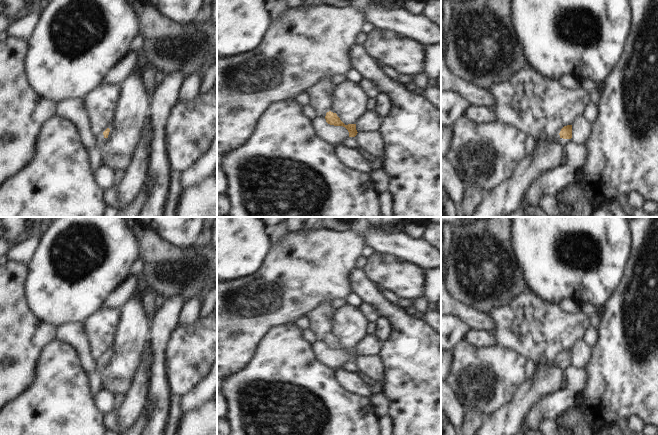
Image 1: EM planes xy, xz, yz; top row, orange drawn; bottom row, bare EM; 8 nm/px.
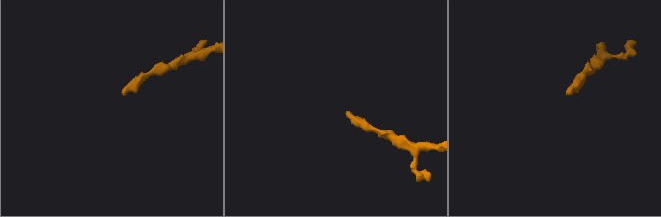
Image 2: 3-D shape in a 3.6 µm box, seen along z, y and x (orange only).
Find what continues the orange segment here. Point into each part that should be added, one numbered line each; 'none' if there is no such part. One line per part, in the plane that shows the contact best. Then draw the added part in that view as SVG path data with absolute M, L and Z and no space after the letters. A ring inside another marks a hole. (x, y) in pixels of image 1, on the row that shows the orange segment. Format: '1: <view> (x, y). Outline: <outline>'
1: xy (100, 140). Outline: M112 123L104 128L97 136L96 136L96 145L97 146L101 146L103 144L105 144L108 140L108 137L110 136L112 131Z

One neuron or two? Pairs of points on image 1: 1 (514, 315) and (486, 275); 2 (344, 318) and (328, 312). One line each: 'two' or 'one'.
1: two
2: two

